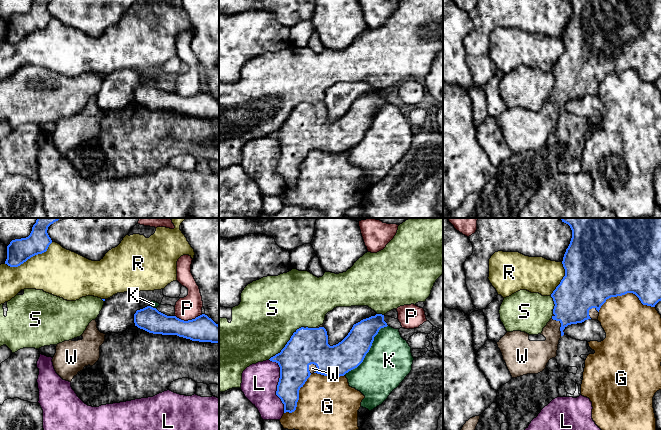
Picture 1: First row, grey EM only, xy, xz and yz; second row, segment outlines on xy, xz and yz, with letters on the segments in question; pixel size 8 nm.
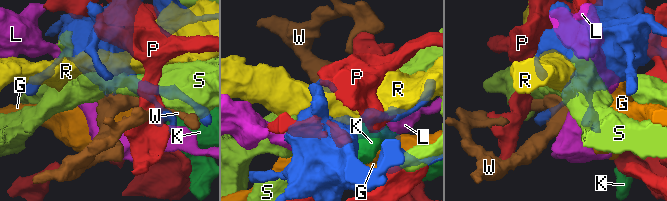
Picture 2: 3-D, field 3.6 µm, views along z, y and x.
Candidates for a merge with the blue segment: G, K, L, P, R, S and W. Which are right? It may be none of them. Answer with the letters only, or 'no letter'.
W

